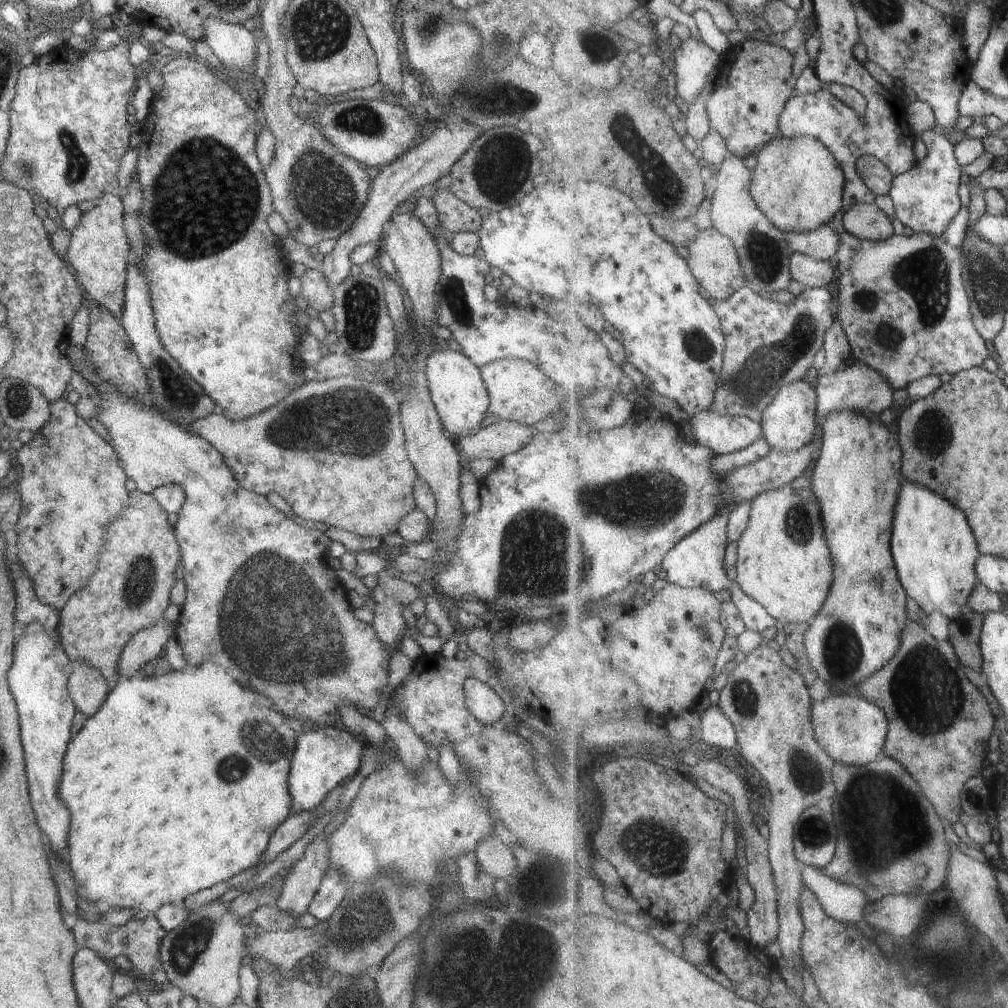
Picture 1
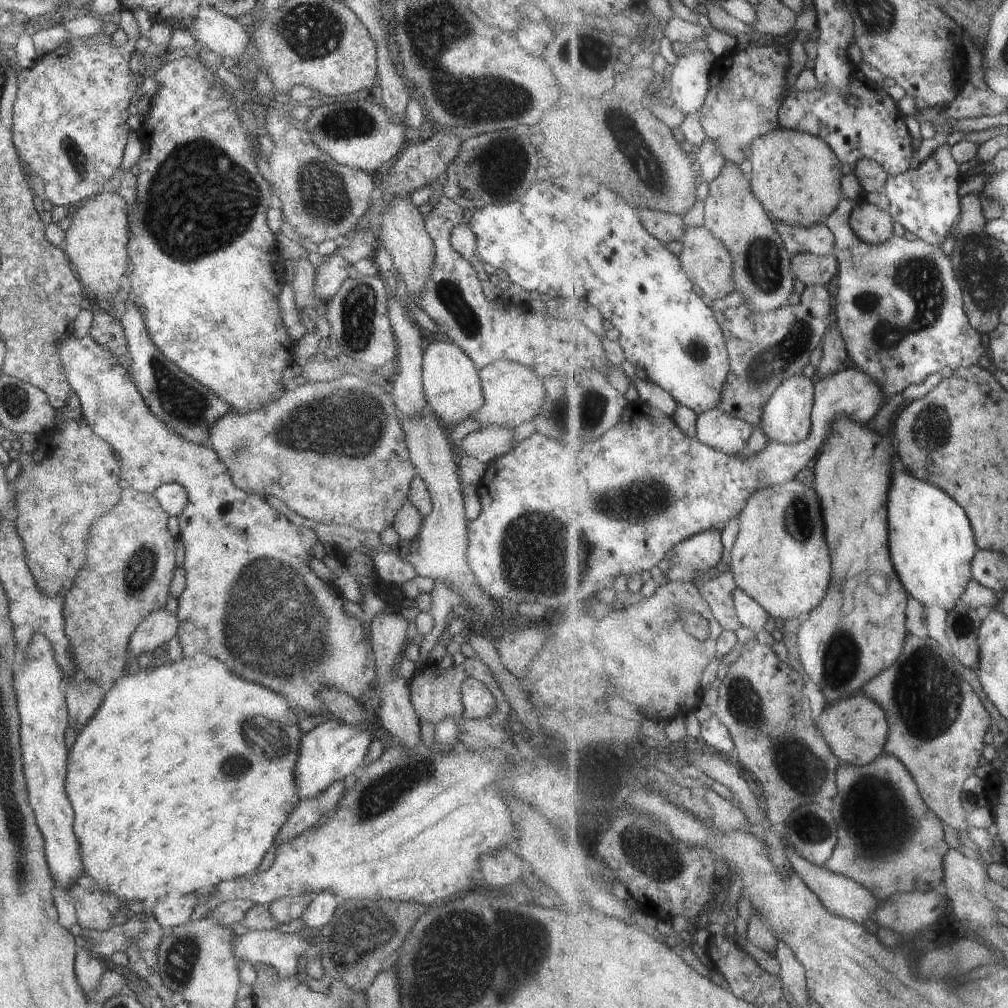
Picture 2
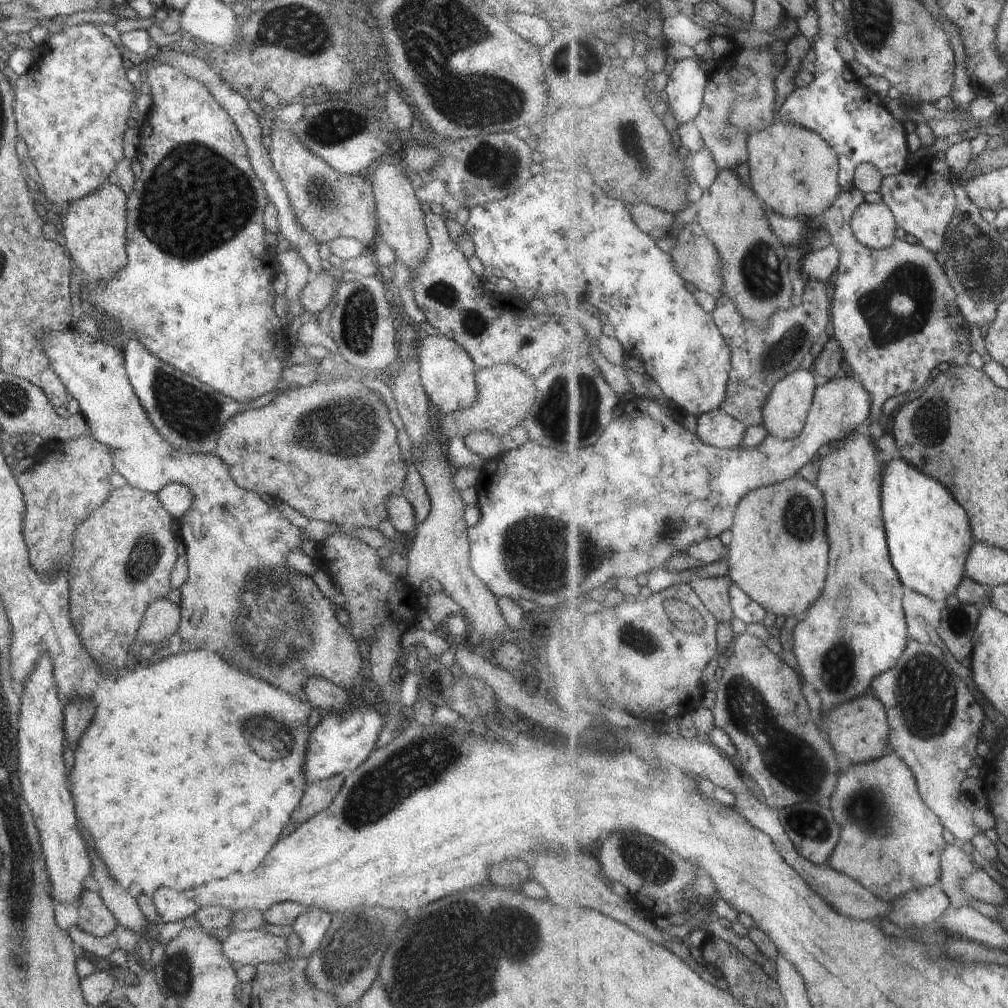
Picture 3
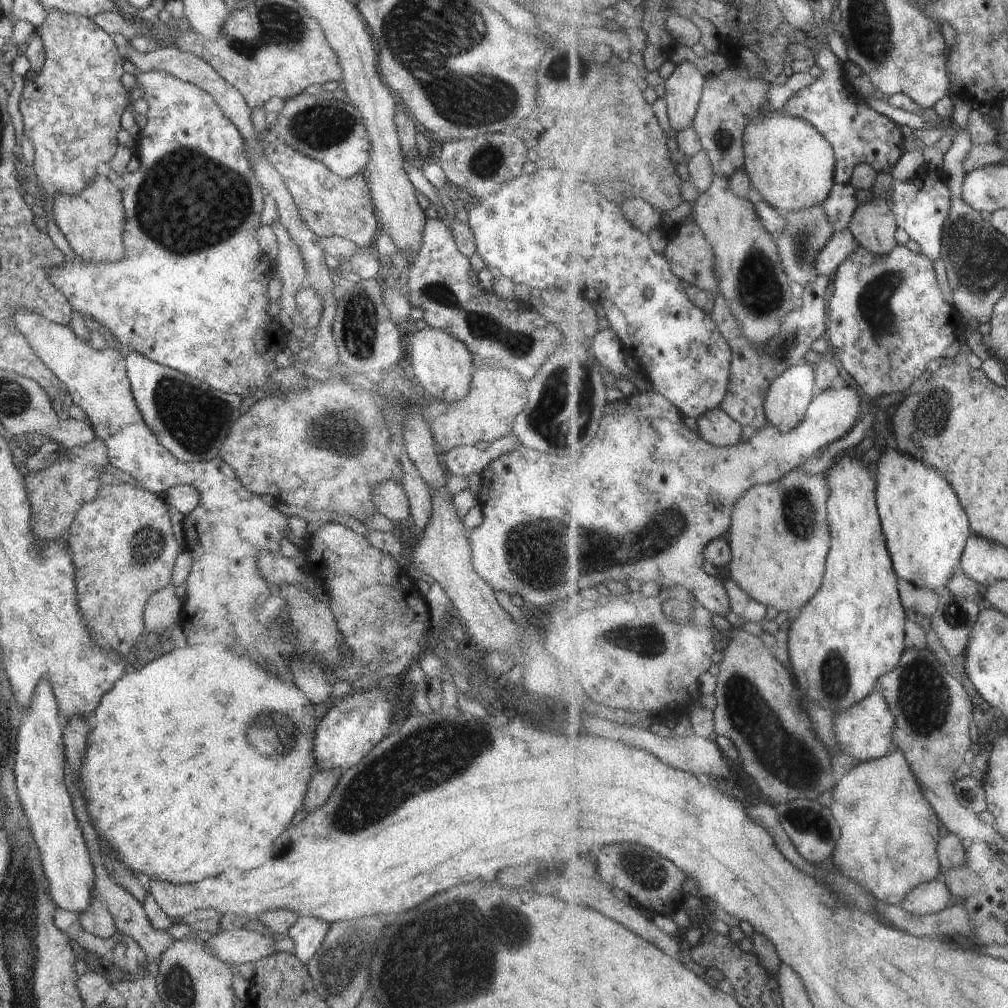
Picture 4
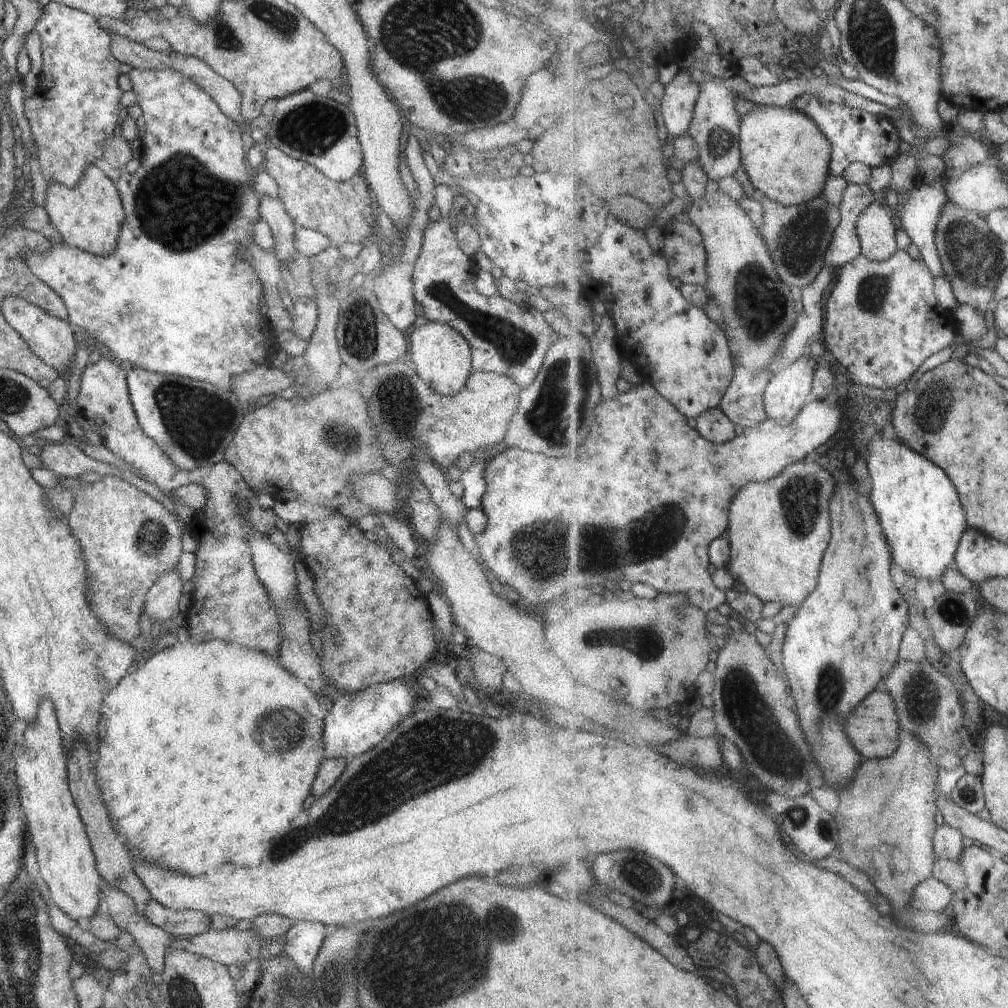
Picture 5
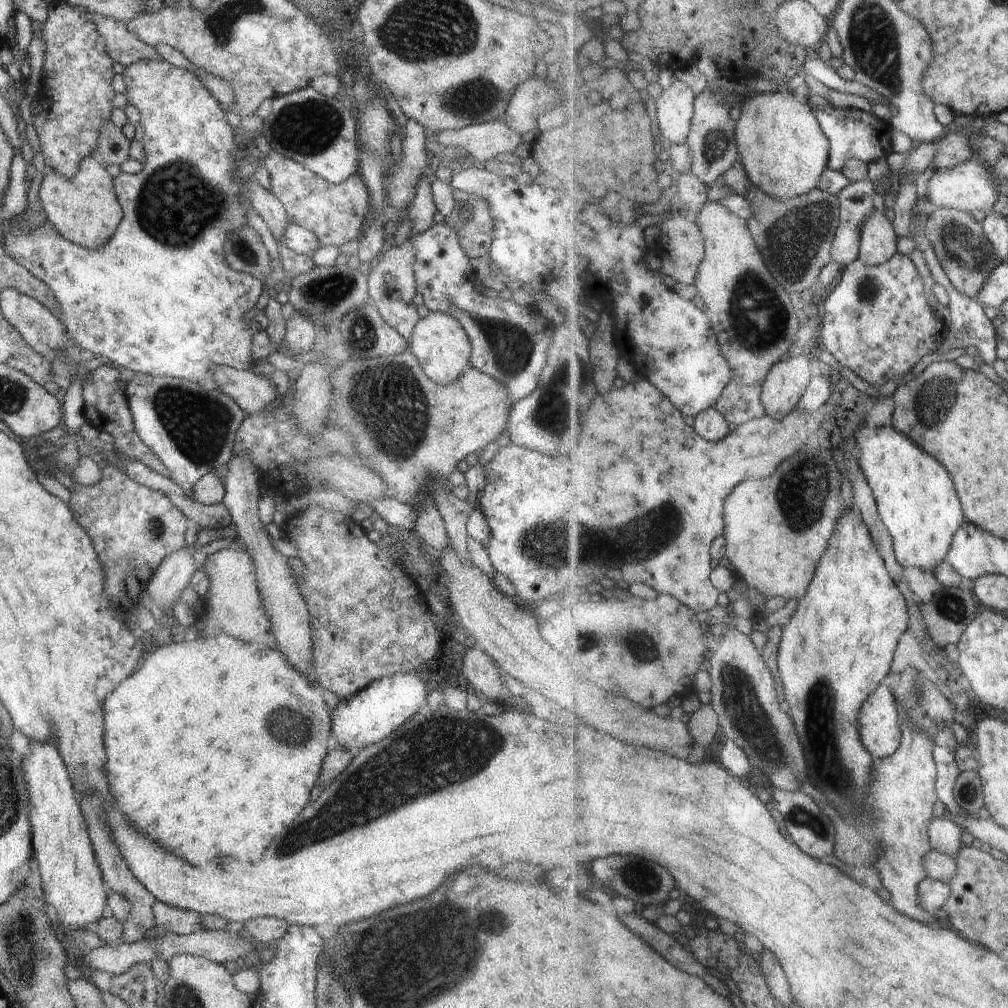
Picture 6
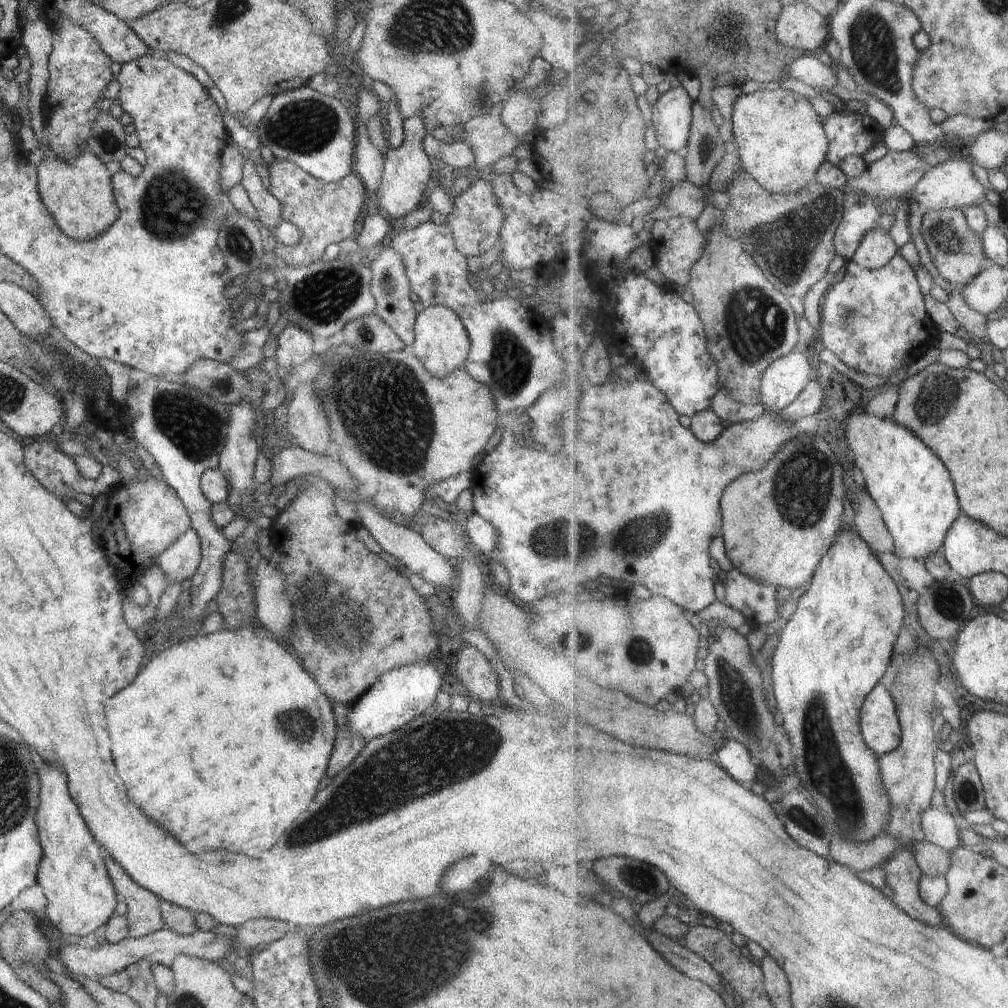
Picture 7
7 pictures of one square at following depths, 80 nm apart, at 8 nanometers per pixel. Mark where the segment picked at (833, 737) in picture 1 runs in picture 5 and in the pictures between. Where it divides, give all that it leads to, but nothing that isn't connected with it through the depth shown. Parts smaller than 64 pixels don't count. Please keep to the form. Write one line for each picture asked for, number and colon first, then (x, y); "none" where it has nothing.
2: (857, 728)
3: (861, 730)
4: (865, 730)
5: (875, 728)

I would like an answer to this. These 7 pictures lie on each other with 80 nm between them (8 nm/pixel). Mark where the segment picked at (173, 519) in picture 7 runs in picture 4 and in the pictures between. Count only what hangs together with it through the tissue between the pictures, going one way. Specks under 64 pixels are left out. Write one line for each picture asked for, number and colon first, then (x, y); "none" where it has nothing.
4: (122, 546)
5: (129, 540)
6: (132, 528)

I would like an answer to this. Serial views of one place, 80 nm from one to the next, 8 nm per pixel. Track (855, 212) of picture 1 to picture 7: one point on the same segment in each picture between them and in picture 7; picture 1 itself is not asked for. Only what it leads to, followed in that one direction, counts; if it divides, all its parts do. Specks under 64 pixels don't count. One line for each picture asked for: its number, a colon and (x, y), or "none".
2: (873, 224)
3: (875, 225)
4: (875, 224)
5: (877, 227)
6: (880, 241)
7: (878, 249)

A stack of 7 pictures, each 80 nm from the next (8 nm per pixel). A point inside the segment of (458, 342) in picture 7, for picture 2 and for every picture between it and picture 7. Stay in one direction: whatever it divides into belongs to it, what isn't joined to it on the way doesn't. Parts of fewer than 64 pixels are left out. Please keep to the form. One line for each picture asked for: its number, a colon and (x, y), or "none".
2: (452, 386)
3: (447, 372)
4: (442, 365)
5: (441, 356)
6: (440, 344)

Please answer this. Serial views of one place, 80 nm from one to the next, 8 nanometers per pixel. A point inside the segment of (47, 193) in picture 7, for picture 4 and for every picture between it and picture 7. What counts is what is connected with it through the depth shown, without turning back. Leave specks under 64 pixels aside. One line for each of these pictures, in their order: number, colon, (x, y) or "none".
4: (92, 222)
5: (89, 217)
6: (85, 210)

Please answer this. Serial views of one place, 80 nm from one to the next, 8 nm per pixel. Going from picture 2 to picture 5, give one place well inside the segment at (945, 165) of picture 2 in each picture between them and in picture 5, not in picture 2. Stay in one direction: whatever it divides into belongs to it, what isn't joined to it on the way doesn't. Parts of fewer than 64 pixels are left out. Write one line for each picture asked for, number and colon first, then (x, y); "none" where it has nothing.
3: (925, 206)
4: (923, 207)
5: (921, 208)

